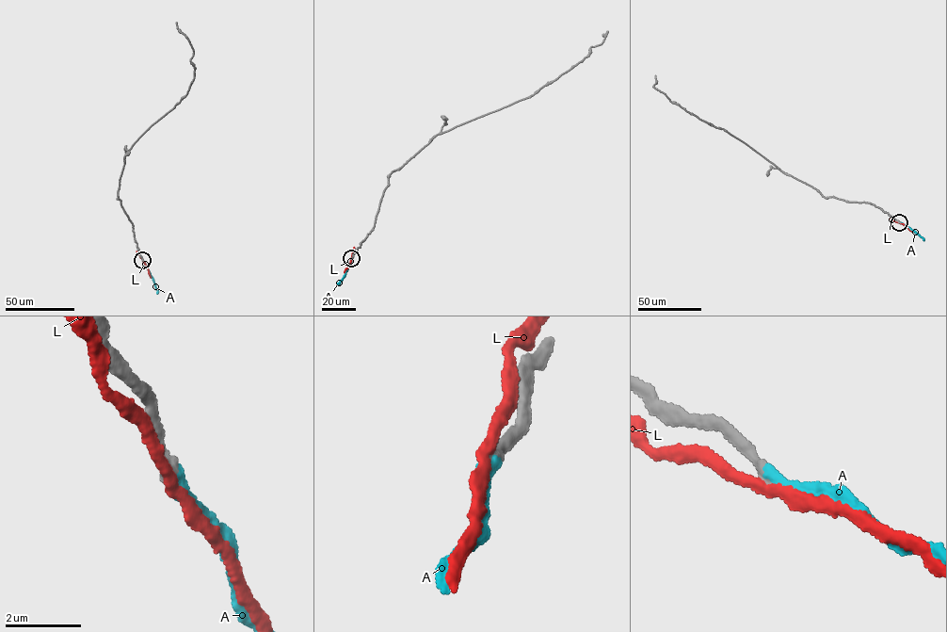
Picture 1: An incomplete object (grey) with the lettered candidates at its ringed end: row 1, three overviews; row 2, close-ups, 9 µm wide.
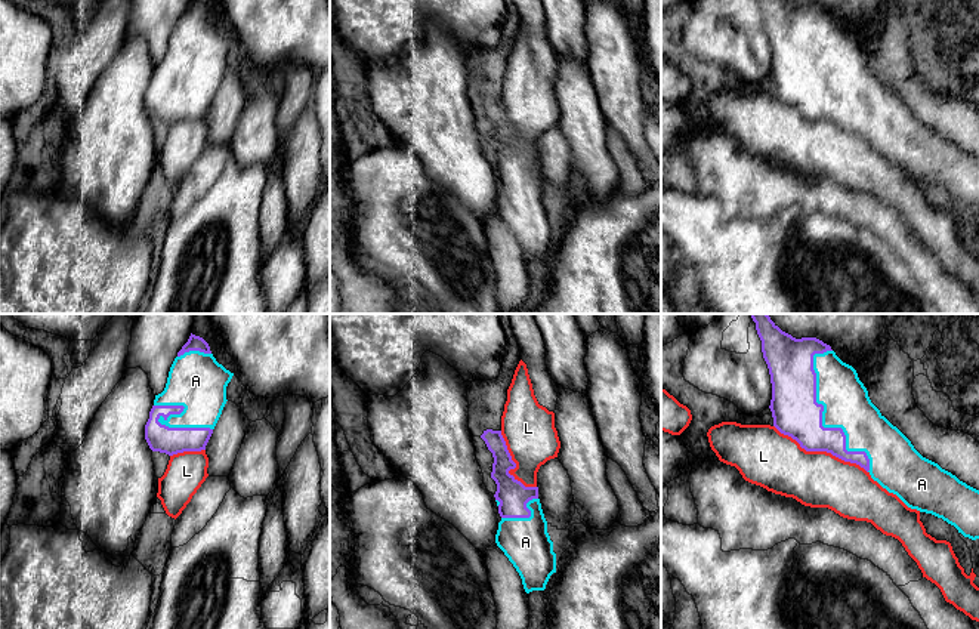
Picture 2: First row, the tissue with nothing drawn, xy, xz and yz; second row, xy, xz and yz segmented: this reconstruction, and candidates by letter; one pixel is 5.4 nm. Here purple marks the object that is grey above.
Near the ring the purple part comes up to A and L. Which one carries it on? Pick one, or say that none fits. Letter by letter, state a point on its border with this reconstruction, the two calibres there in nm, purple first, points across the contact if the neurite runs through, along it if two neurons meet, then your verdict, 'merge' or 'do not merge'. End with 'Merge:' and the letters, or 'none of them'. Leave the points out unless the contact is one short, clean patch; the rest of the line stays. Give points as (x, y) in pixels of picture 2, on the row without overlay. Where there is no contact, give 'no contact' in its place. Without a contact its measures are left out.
A: meets purple in yz at (822, 95); 260 nm thick on the purple side, 260 nm on the other; merge
L: meets purple in yz at (821, 119); 260 nm thick on the purple side, 320 nm on the other; do not merge
Merge: A

